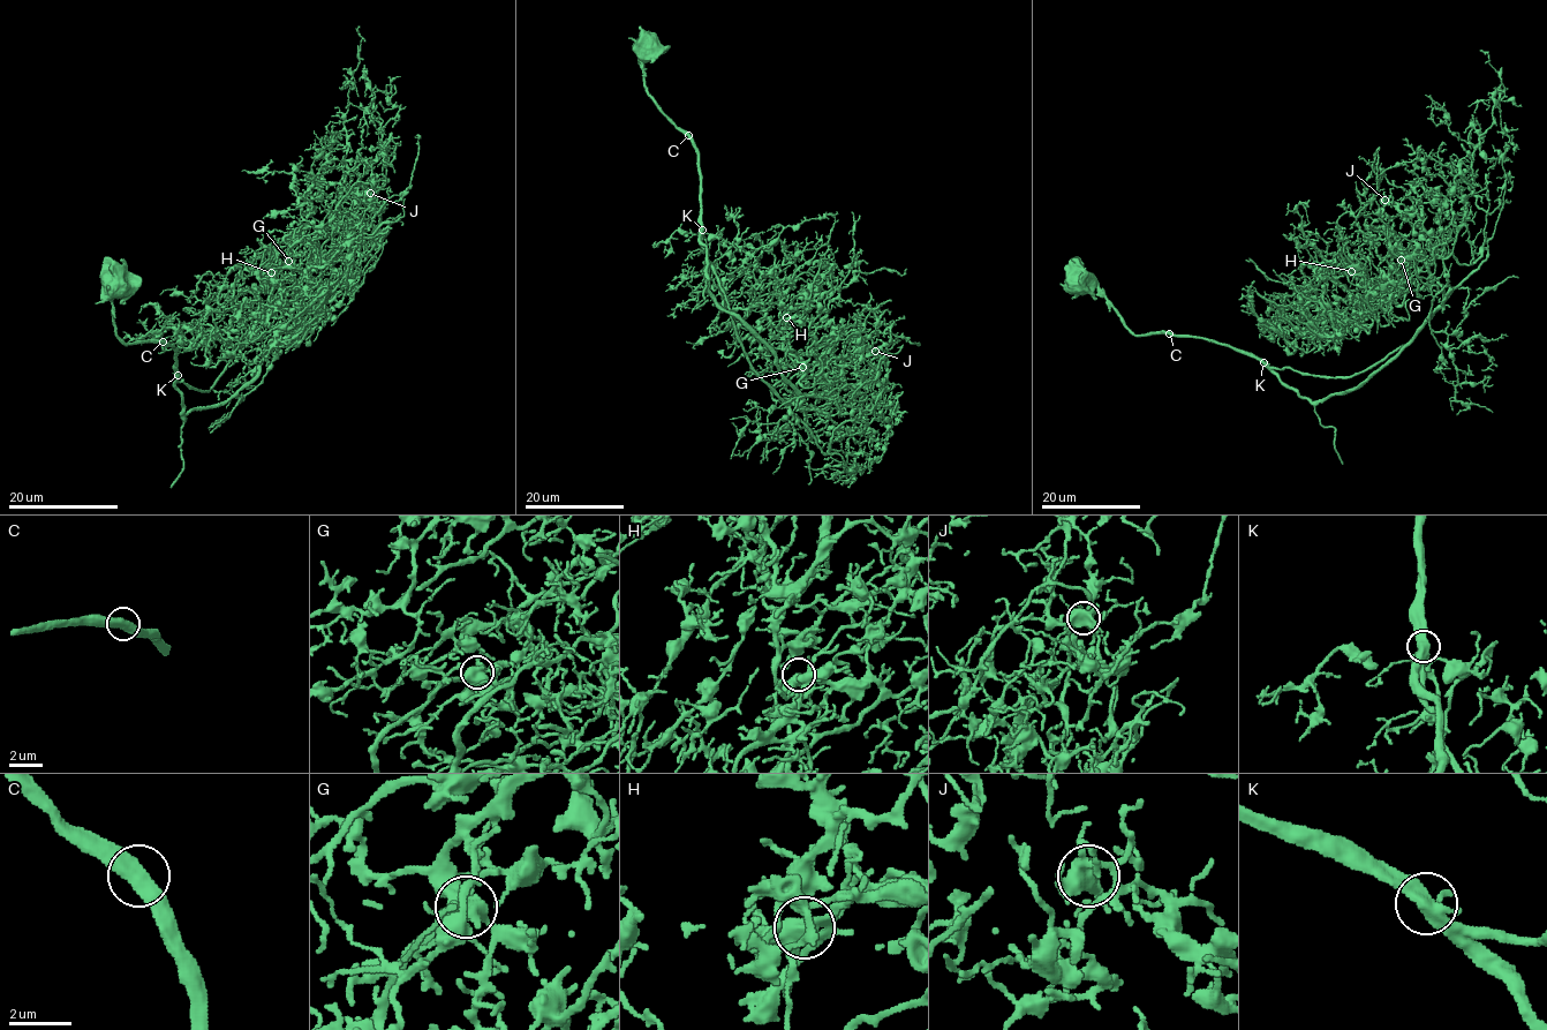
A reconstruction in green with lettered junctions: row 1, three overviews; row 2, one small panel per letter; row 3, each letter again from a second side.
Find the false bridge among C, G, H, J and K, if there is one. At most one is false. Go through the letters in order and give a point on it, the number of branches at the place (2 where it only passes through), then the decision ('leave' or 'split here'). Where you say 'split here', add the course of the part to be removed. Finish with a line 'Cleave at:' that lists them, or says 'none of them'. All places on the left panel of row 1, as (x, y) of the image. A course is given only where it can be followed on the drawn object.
C: (163, 341) | 2 | leave
G: (288, 261) | 3 | leave
H: (271, 272) | 2 | leave
J: (370, 193) | 3 | leave
K: (178, 375) | 2 | leave
Cleave at: none of them

